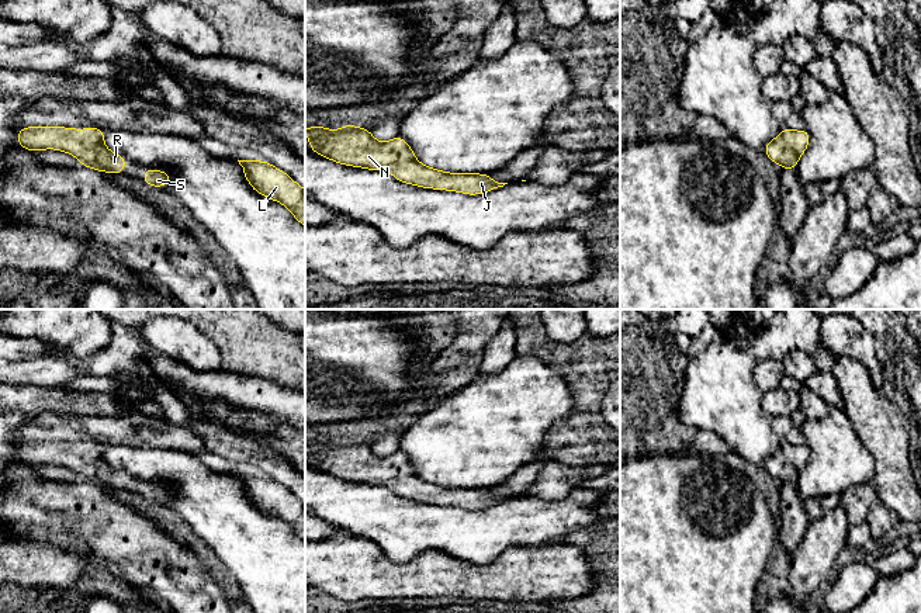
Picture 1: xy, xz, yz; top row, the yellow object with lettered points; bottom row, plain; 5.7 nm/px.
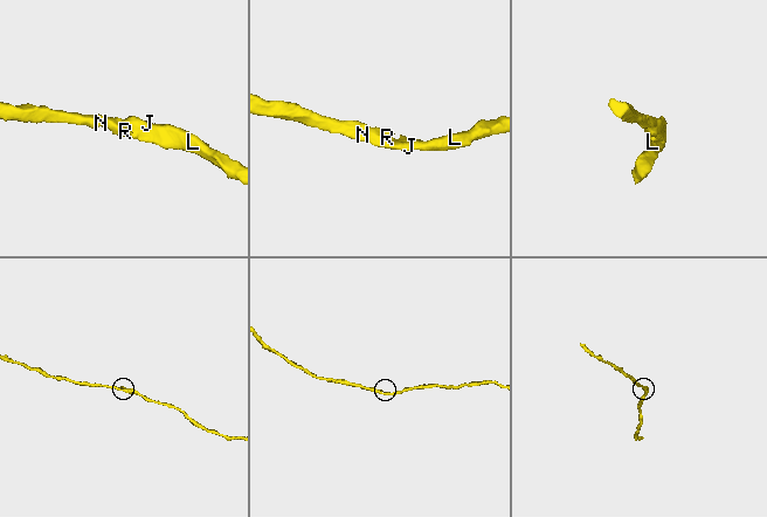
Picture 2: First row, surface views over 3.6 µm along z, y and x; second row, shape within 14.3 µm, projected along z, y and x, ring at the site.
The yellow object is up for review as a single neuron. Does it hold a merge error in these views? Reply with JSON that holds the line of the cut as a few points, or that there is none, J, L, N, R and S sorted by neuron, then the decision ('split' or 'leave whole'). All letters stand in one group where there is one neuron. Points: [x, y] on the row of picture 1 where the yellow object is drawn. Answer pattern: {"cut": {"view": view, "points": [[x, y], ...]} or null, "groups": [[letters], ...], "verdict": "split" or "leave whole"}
{"cut": null, "groups": [["J", "L", "N", "R", "S"]], "verdict": "leave whole"}

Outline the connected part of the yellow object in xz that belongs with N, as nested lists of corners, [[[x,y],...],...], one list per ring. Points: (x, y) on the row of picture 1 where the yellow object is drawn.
[[[343,125],[339,131],[308,127],[305,134],[309,149],[323,157],[346,166],[385,170],[412,186],[475,195],[508,184],[492,180],[488,173],[447,173],[423,166],[402,136],[377,142],[370,129],[356,125]]]

